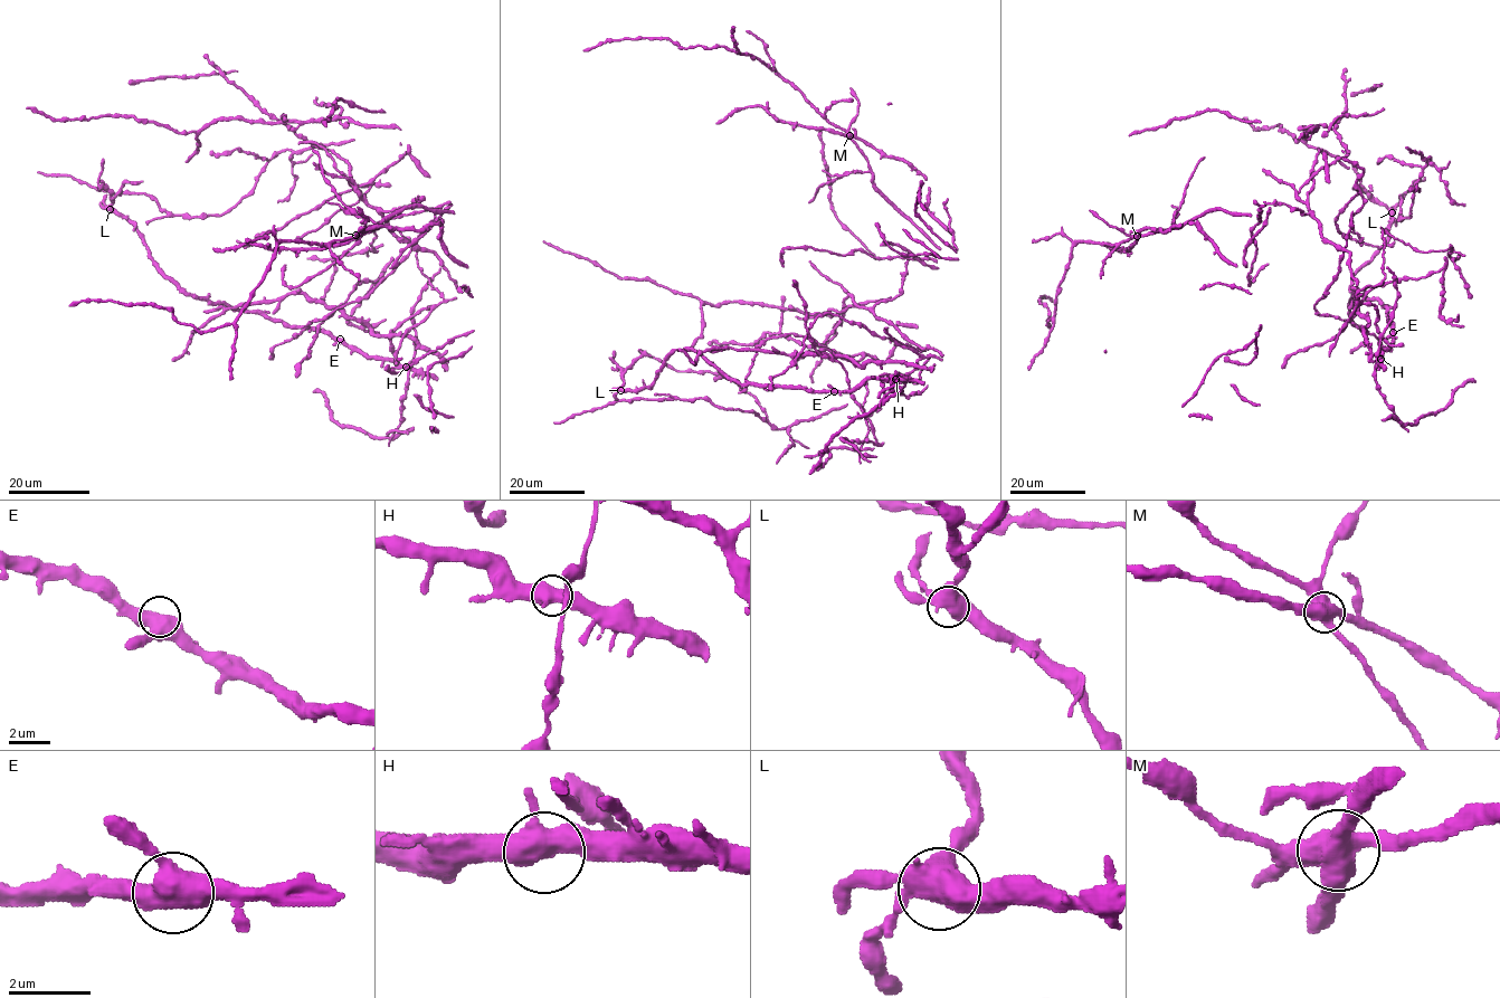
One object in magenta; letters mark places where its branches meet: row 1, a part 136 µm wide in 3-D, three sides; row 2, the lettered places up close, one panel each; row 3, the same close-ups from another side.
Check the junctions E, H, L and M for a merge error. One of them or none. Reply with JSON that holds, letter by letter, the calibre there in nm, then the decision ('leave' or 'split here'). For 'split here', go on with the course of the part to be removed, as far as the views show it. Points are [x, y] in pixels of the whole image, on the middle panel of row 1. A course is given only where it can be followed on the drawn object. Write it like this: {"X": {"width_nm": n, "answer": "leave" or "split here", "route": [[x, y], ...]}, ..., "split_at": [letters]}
{"E": {"width_nm": 500, "answer": "leave"}, "H": {"width_nm": 500, "answer": "leave"}, "L": {"width_nm": 550, "answer": "leave"}, "M": {"width_nm": 600, "answer": "leave"}, "split_at": []}

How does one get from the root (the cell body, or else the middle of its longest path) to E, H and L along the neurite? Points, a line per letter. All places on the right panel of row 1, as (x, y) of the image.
E: (1369, 286), (1392, 278), (1397, 291), (1392, 319), (1379, 339), (1378, 359), (1379, 351), (1392, 342), (1393, 332)
H: (1369, 286), (1392, 278), (1397, 291), (1392, 319), (1379, 339), (1377, 358), (1380, 359)
L: (1369, 286), (1392, 278), (1397, 291), (1378, 359), (1393, 325), (1350, 277), (1385, 243), (1392, 212)

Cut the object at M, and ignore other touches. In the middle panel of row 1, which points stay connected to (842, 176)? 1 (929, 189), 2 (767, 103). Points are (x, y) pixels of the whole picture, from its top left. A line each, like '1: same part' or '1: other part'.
1: other part
2: other part

